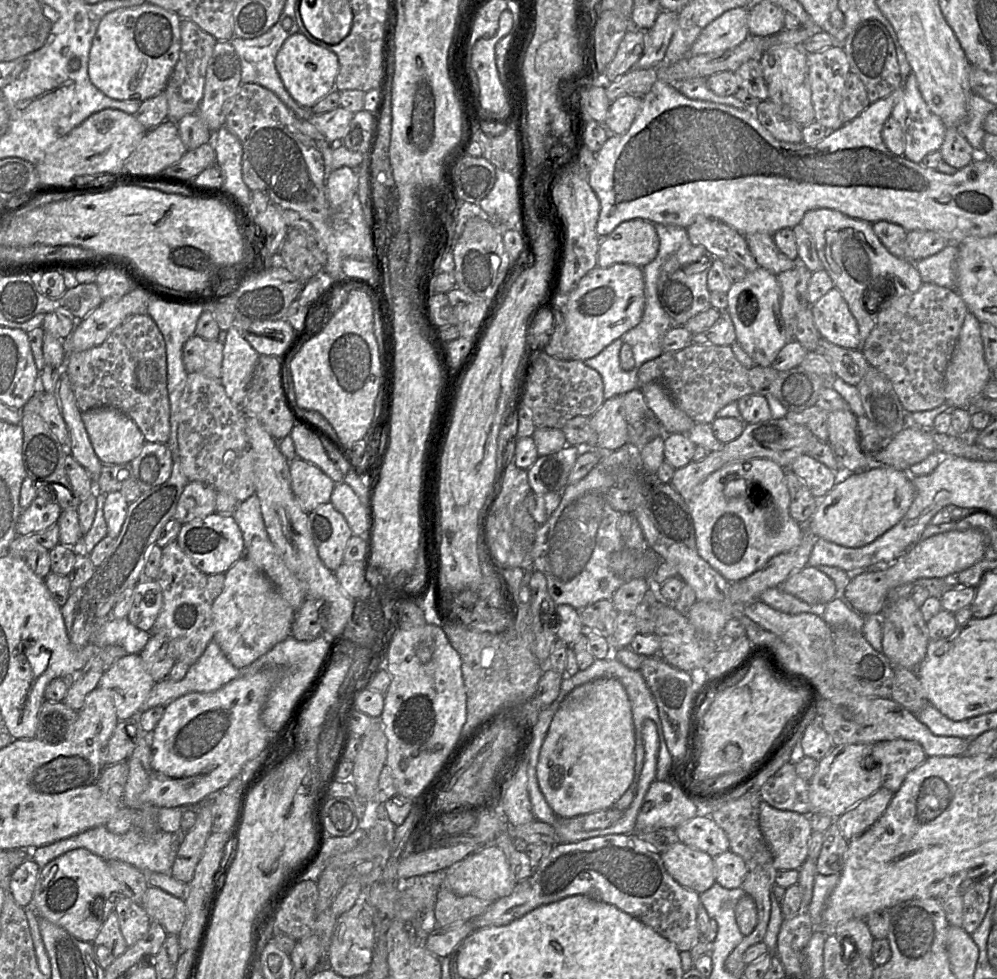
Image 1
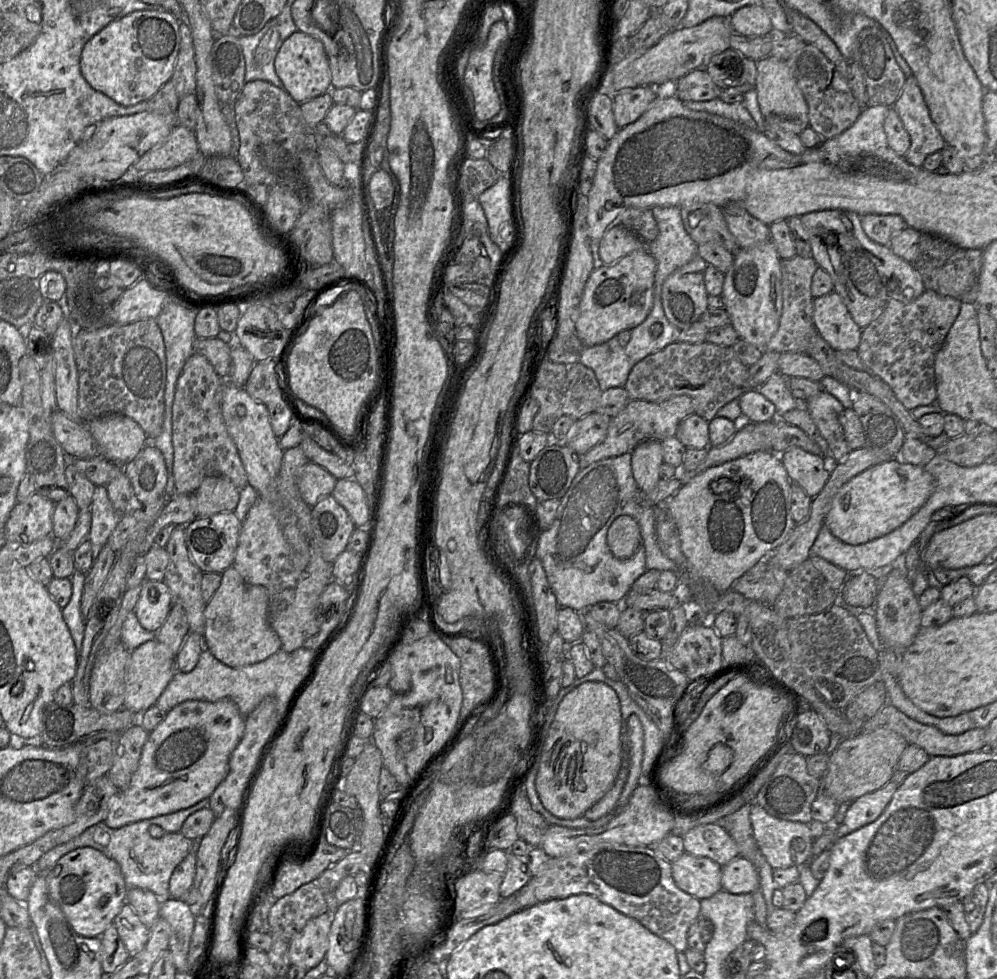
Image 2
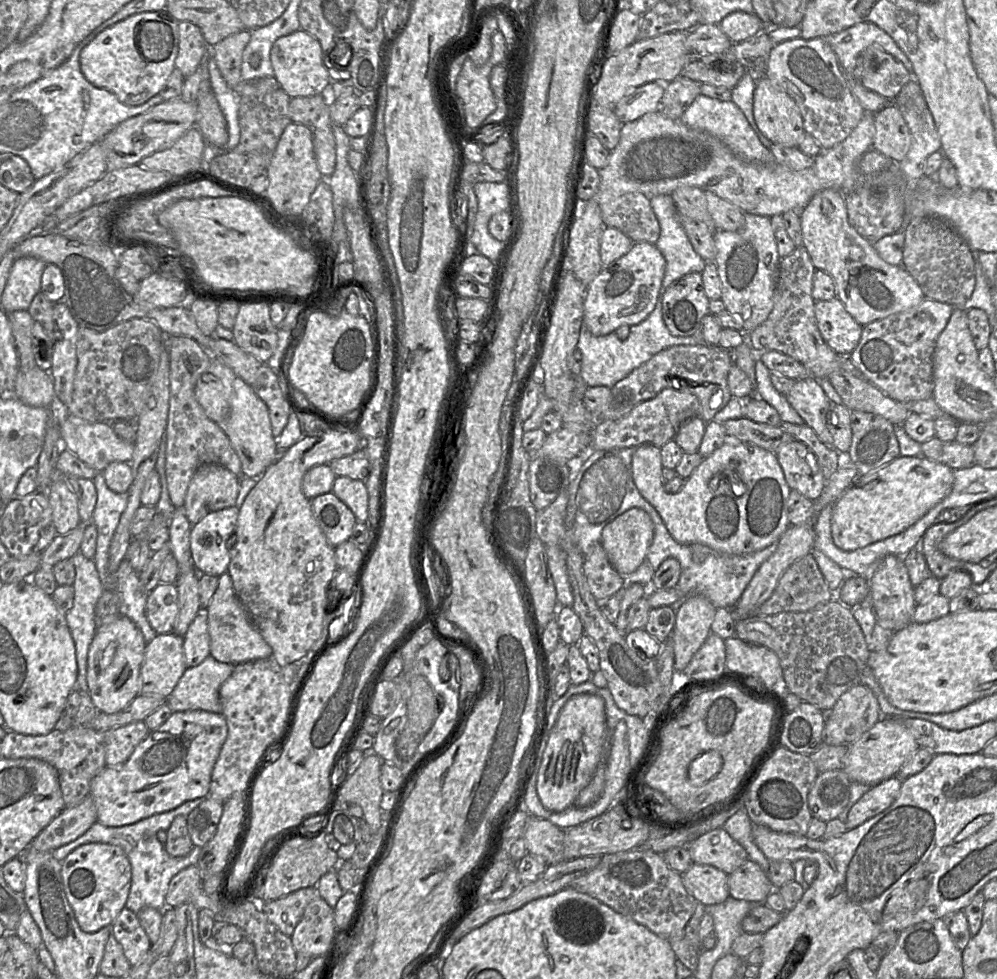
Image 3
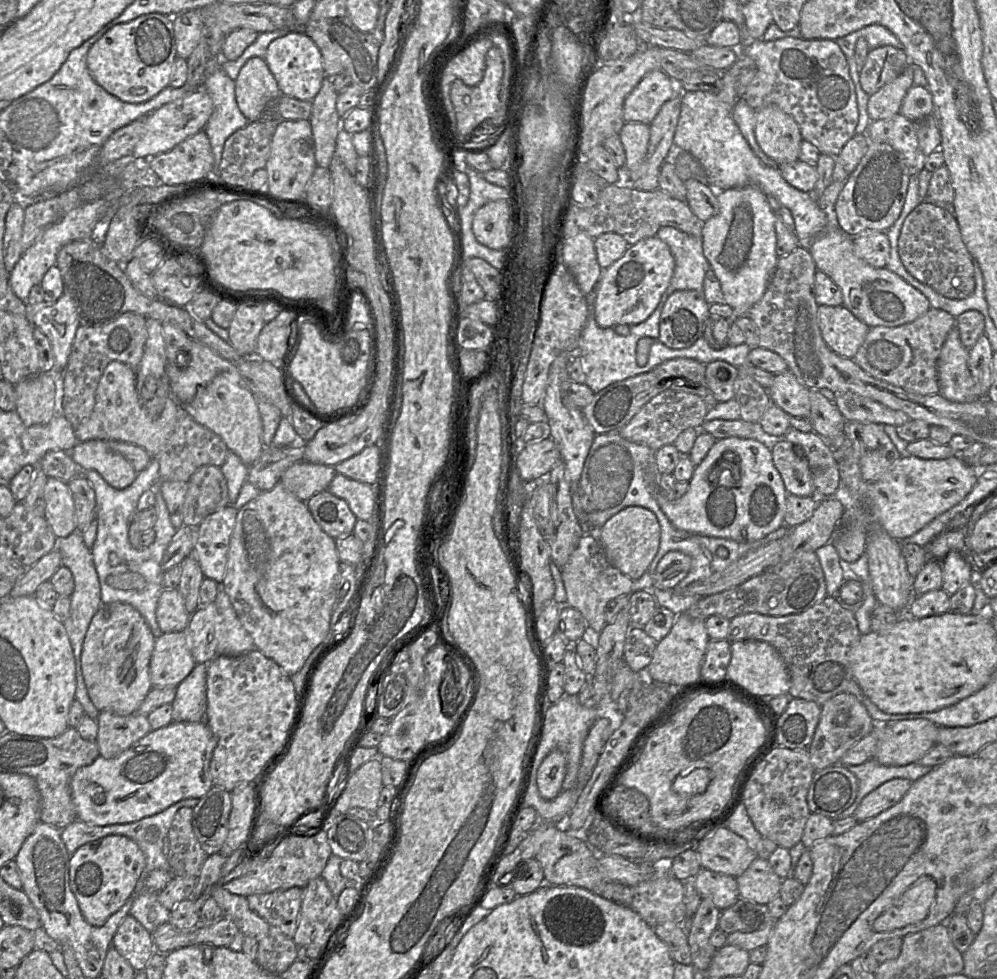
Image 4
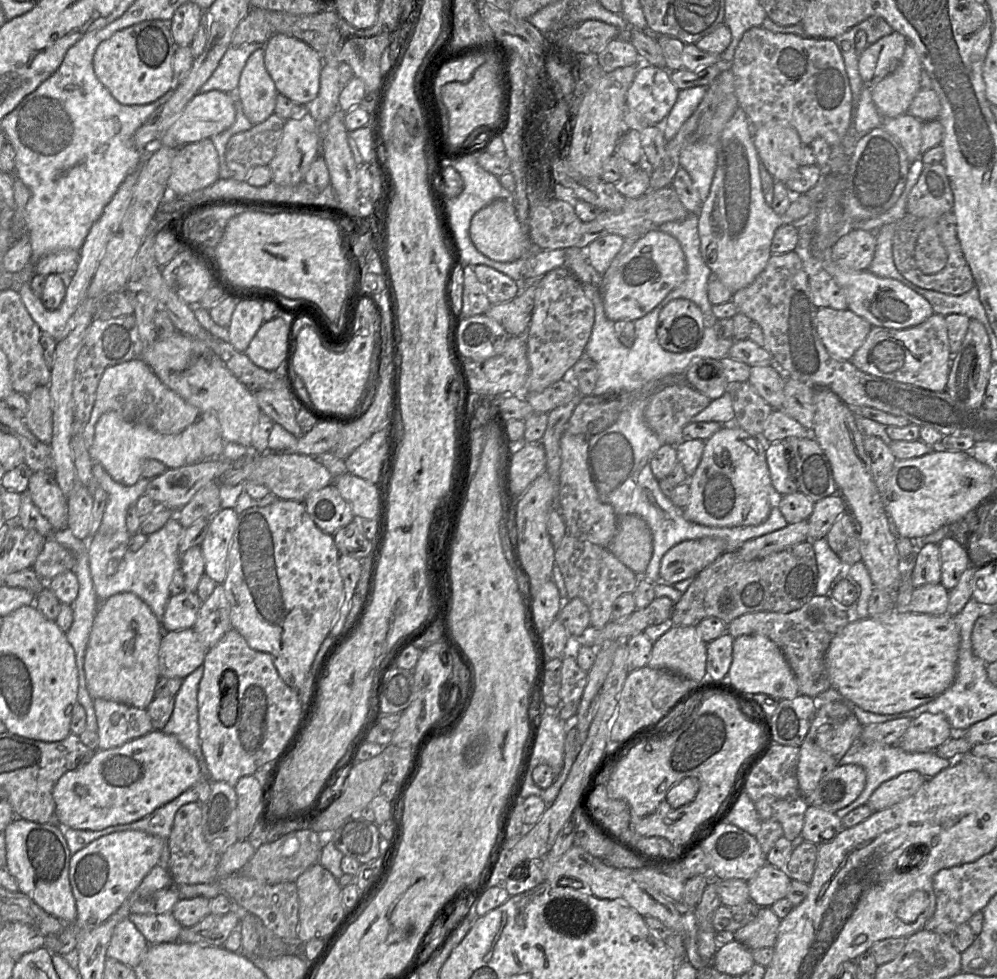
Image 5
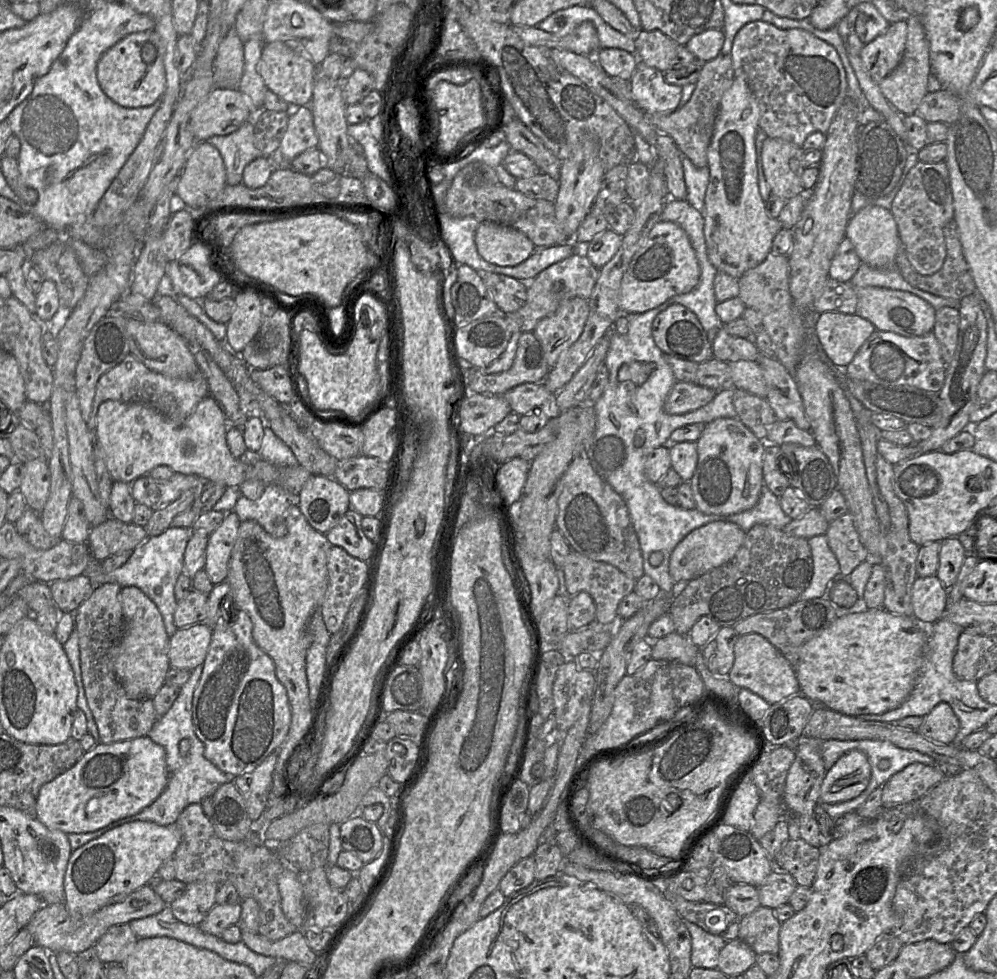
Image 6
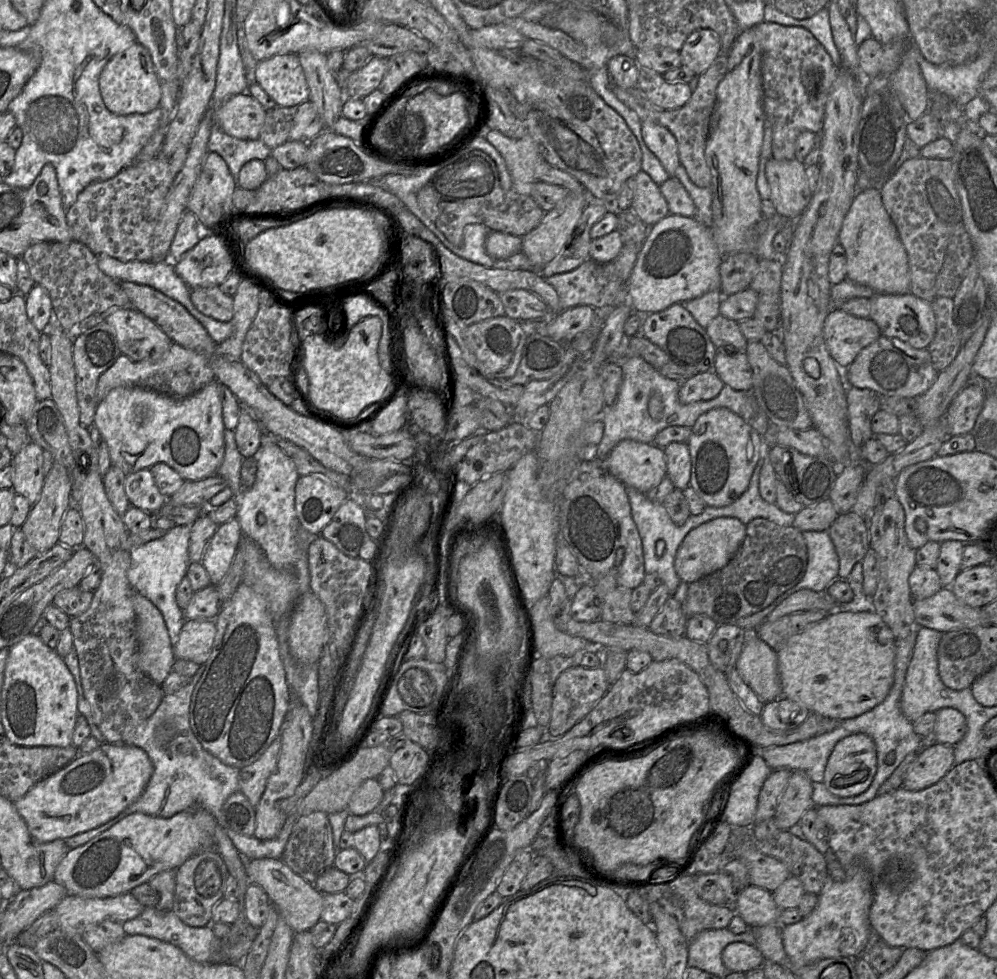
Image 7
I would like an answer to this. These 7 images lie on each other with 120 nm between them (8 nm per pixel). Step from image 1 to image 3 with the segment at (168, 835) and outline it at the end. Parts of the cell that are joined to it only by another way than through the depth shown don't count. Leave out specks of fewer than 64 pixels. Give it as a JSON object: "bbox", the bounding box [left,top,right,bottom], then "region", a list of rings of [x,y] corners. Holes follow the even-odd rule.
{"bbox":[51,798,206,914],"region":[[[198,798],[185,802],[174,810],[153,815],[131,825],[106,827],[96,822],[82,836],[68,844],[58,847],[51,853],[57,860],[62,861],[73,850],[88,843],[104,843],[122,848],[132,868],[132,884],[125,907],[136,914],[145,907],[152,907],[158,911],[164,911],[167,908],[165,897],[170,881],[183,869],[197,865],[201,848],[194,846],[191,852],[185,857],[171,857],[167,853],[165,845],[158,840],[157,833],[160,830],[167,831],[168,833],[168,829],[175,817],[179,815],[187,817],[204,799],[206,798]]]}

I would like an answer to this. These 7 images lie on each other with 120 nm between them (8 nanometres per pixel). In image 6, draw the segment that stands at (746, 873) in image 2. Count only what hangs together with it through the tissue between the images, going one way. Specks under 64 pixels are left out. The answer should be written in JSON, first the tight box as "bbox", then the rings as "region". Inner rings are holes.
{"bbox":[758,869,797,910],"region":[[[775,869],[758,888],[760,904],[773,910],[789,904],[797,882],[787,872]]]}

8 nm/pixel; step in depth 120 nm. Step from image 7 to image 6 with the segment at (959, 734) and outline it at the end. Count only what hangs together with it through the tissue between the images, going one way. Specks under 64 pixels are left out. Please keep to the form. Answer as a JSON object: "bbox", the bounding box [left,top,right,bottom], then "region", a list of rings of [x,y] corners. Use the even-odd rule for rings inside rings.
{"bbox":[917,702,959,744],"region":[[[940,702],[924,716],[917,732],[938,744],[952,744],[959,727],[959,720],[951,706]]]}

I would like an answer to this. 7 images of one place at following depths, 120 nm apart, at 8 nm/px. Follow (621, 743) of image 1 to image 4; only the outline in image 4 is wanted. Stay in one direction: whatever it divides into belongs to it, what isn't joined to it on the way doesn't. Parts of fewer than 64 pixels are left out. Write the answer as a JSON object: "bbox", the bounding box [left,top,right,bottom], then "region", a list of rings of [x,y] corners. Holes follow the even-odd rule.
{"bbox":[536,750,567,800],"region":[[[554,750],[544,758],[536,777],[540,795],[544,799],[552,800],[561,793],[566,770],[567,761],[560,750]]]}

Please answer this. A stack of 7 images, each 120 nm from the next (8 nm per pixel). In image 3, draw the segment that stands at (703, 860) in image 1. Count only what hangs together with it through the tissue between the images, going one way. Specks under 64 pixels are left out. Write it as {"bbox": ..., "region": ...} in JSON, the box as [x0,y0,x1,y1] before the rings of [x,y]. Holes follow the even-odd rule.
{"bbox":[681,863,730,906],"region":[[[693,863],[681,878],[687,892],[705,906],[722,903],[730,896],[728,875],[714,866]]]}

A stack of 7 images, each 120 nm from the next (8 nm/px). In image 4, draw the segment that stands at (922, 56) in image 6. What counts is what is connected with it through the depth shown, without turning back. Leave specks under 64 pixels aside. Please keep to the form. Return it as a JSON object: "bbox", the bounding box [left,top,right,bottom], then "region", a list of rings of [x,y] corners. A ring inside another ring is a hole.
{"bbox":[867,64,913,121],"region":[[[909,64],[901,75],[869,96],[867,113],[871,121],[888,119],[899,113],[902,101],[913,85],[913,66]]]}

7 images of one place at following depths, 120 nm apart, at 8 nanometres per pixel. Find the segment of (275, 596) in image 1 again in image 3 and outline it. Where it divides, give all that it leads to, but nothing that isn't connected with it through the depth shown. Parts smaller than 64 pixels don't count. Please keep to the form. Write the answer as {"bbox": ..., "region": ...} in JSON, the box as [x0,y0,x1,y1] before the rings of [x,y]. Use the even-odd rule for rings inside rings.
{"bbox":[203,572,272,665],"region":[[[228,572],[218,578],[218,586],[212,599],[203,611],[208,620],[210,655],[218,662],[238,665],[259,659],[271,658],[272,648],[254,626],[247,610],[239,601]]]}

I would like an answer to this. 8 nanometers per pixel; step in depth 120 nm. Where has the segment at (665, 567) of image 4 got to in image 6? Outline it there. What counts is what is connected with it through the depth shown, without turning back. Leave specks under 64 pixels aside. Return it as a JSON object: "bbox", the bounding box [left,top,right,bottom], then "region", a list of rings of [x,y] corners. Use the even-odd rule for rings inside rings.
{"bbox":[669,521,746,582],"region":[[[714,521],[690,532],[673,550],[669,572],[675,582],[691,581],[729,562],[744,542],[746,532],[733,522]]]}

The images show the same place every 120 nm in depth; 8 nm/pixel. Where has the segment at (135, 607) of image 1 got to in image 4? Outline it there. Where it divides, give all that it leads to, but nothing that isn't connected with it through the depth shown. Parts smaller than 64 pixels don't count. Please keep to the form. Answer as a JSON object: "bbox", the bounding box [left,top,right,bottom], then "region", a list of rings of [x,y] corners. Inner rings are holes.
{"bbox":[156,589,191,633],"region":[[[164,589],[159,597],[156,608],[157,623],[163,633],[186,631],[191,614],[185,608],[182,595],[178,589]]]}

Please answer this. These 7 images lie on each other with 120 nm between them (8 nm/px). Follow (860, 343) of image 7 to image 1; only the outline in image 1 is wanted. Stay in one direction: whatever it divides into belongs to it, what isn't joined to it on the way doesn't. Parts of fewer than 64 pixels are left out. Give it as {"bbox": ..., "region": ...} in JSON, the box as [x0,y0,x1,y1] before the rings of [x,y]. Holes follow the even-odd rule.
{"bbox":[811,287,859,349],"region":[[[833,287],[811,305],[821,338],[847,349],[859,349],[859,328],[841,292]]]}

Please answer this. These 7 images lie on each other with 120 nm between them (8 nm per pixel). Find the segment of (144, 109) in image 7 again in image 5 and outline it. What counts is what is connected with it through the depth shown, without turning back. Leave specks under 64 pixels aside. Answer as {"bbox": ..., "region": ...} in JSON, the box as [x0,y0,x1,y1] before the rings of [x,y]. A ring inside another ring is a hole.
{"bbox":[93,21,176,103],"region":[[[143,21],[115,32],[98,45],[93,57],[94,73],[119,103],[151,103],[174,88],[172,62],[176,47],[169,22]]]}

